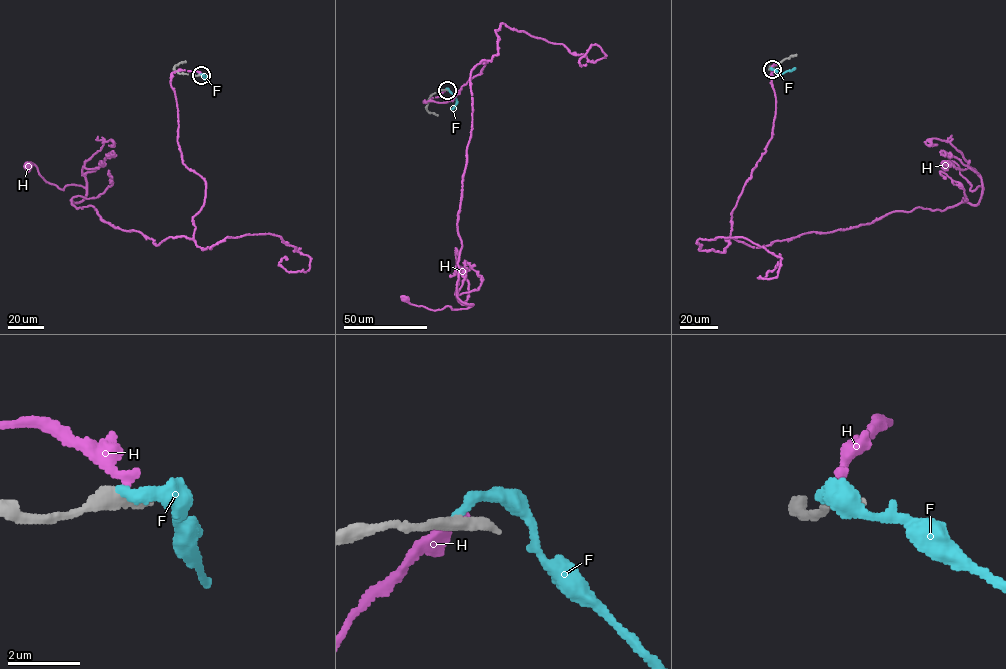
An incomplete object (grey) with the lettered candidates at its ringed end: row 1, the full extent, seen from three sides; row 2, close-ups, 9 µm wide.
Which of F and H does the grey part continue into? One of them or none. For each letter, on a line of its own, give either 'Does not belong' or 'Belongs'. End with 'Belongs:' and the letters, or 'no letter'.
F: Does not belong
H: Does not belong
Belongs: no letter

